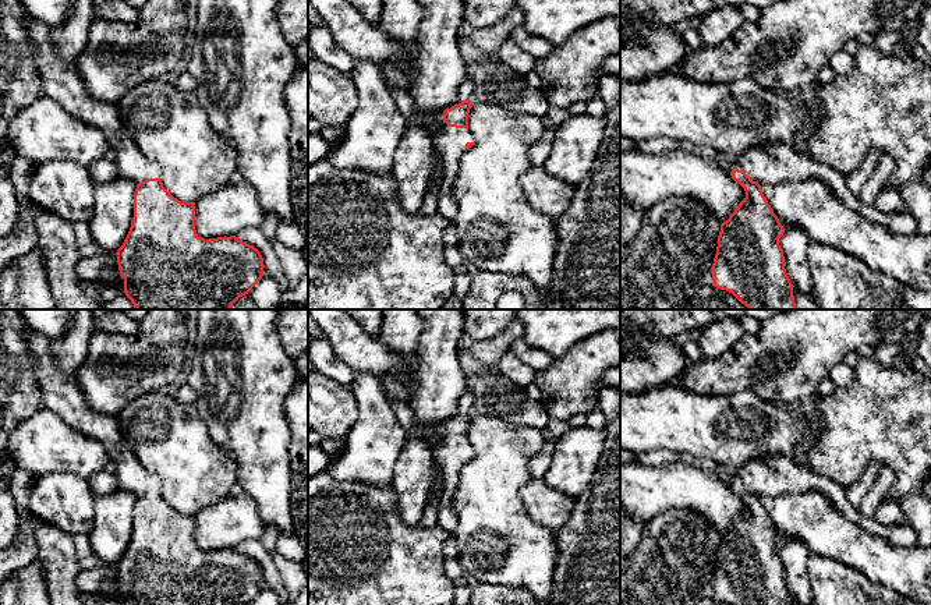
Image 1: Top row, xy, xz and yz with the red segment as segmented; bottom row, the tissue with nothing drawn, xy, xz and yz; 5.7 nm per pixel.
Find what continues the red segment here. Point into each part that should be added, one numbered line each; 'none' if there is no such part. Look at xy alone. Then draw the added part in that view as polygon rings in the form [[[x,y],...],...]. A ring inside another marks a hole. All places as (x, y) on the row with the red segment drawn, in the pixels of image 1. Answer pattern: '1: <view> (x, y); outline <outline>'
1: xy (60, 78); outline [[[35,20],[28,22],[28,40],[36,46],[36,74],[40,77],[42,95],[54,99],[70,114],[99,128],[117,152],[118,177],[139,184],[160,178],[157,166],[148,160],[125,130],[117,105],[93,99],[85,88],[75,60],[57,57],[52,29]]]

